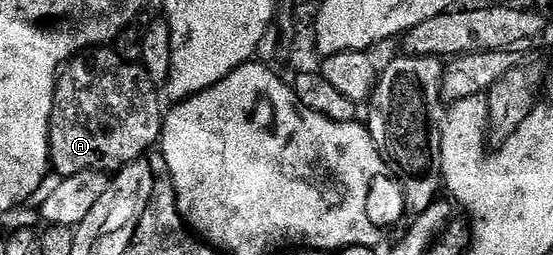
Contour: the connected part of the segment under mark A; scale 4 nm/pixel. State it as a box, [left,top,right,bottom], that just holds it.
[51,49,164,177]

